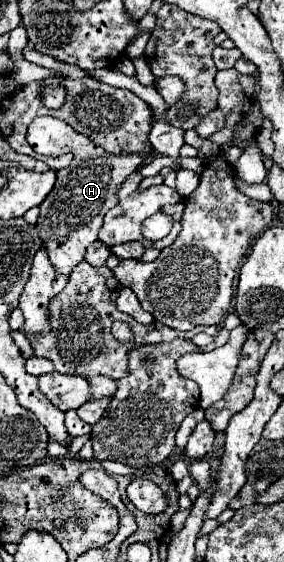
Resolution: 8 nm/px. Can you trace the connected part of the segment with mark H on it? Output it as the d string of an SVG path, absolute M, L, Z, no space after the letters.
M36 117L28 127L28 143L35 152L45 156L74 153L68 169L56 171L58 179L50 195L40 205L36 229L48 251L56 273L70 275L72 269L84 259L88 245L98 239L104 215L116 205L118 191L124 179L142 165L140 155L110 155L88 137L76 133L68 123L54 117Z

